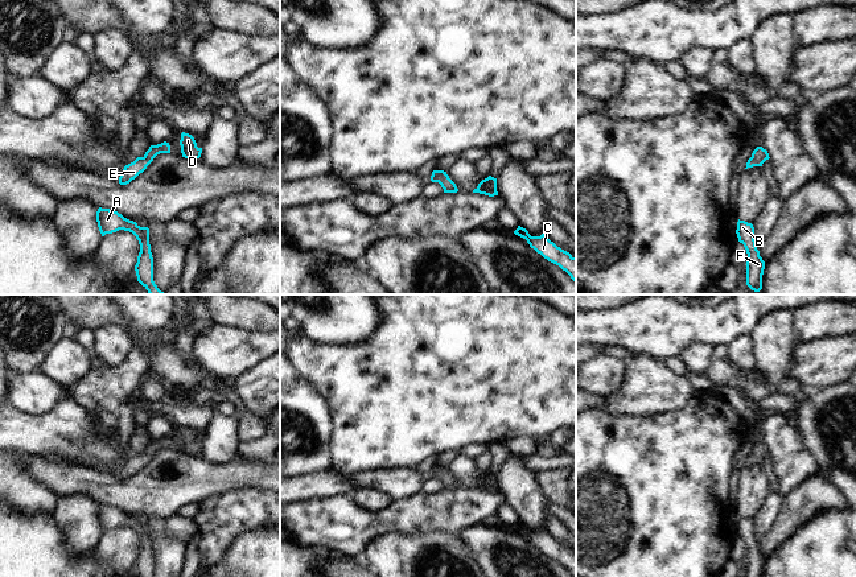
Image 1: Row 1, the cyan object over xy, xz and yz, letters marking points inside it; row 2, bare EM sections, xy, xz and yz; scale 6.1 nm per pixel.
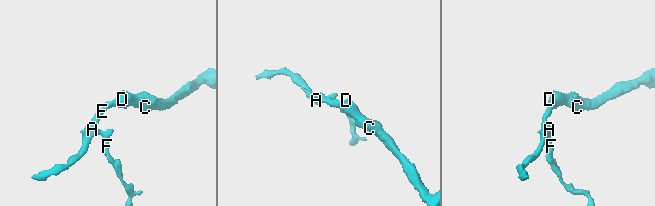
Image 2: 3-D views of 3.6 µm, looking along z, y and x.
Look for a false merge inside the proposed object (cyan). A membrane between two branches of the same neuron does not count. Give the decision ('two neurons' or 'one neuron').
one neuron

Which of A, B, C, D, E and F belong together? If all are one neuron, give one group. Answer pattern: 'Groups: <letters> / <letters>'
Groups: A B C D E F.

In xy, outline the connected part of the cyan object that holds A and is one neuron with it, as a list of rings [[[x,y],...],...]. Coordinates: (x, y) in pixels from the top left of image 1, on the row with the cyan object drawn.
[[[99,207],[96,222],[102,236],[119,230],[132,232],[140,244],[137,263],[135,265],[137,281],[148,290],[149,294],[165,294],[153,281],[153,257],[149,244],[149,228],[140,227],[136,222],[124,218],[115,210]]]

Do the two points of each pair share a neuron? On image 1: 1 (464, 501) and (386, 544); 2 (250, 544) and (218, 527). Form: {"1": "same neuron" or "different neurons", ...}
{"1": "different neurons", "2": "different neurons"}

